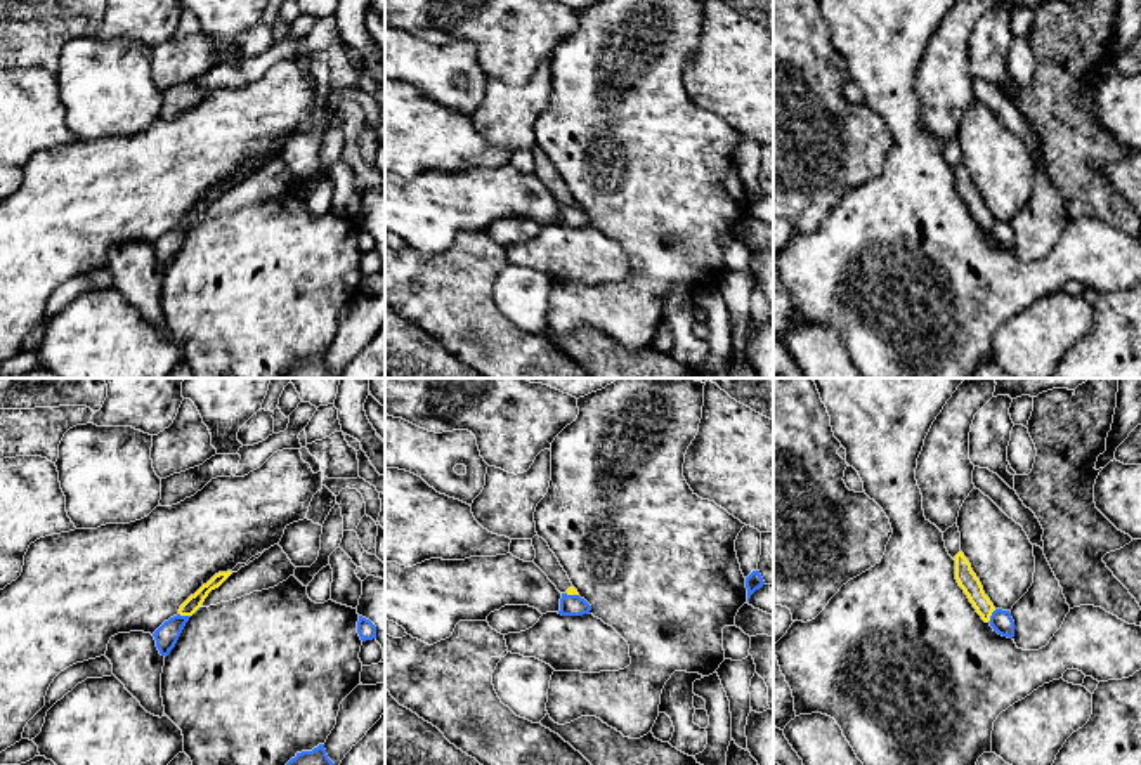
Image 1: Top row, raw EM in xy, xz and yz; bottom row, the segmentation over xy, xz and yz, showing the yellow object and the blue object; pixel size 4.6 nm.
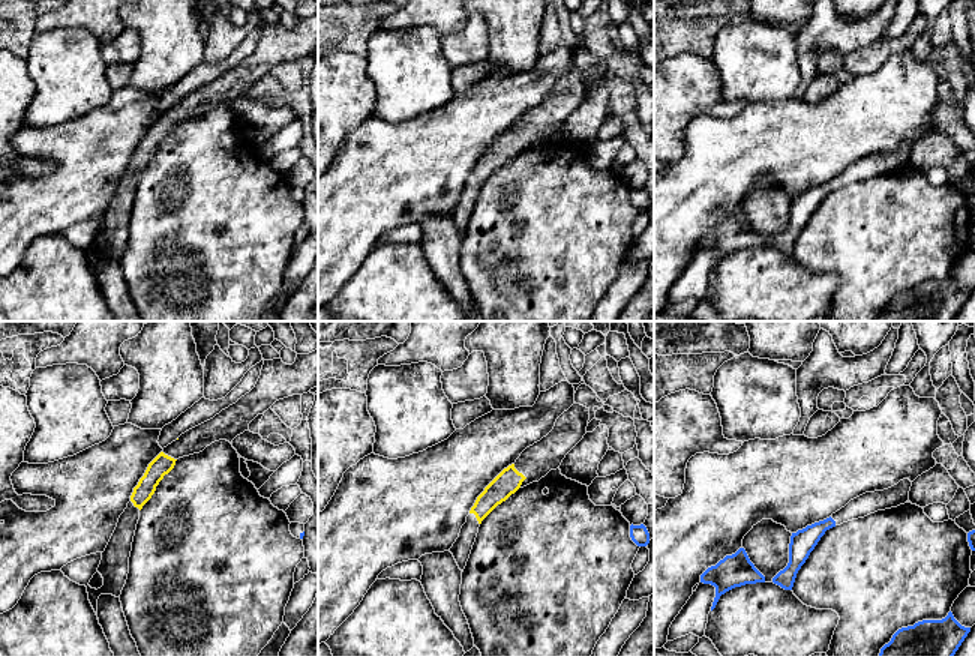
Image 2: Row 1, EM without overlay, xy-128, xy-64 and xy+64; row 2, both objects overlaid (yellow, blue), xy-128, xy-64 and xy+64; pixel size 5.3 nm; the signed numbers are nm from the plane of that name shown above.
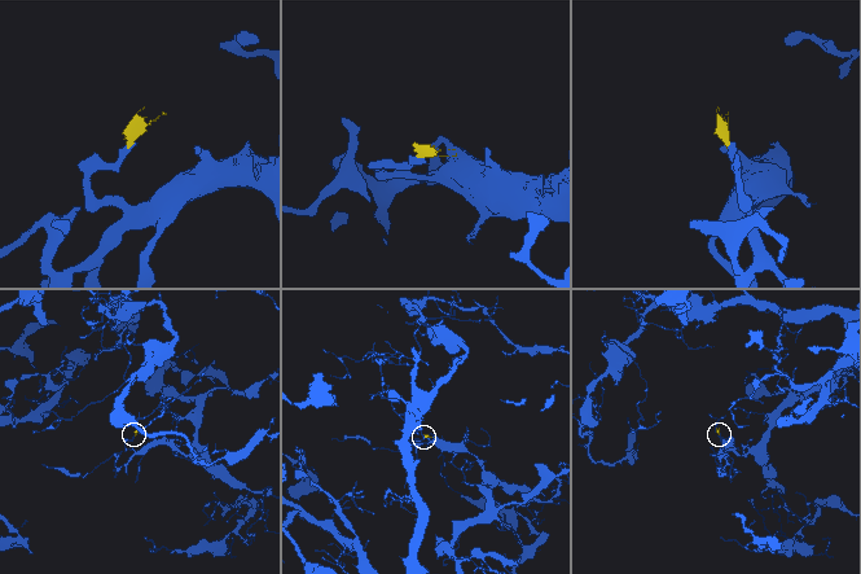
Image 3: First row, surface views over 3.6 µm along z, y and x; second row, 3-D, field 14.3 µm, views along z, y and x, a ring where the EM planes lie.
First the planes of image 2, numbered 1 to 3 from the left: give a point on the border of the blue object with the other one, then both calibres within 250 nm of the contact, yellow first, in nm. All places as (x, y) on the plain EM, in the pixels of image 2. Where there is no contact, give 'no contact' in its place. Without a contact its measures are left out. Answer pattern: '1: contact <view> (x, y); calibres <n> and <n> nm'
1: no contact
2: no contact
3: no contact

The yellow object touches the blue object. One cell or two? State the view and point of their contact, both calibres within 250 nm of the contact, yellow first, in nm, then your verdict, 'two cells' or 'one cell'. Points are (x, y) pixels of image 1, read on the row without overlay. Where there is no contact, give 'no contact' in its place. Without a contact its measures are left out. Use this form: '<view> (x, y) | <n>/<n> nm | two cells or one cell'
yz (991, 226) | 90/100 nm | two cells

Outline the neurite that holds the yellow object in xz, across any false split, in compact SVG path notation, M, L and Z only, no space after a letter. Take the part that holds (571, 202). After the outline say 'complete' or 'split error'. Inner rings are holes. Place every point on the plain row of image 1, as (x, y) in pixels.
M536 146L532 149L532 158L536 161L534 175L548 187L557 201L567 206L579 206L548 154Z; split error

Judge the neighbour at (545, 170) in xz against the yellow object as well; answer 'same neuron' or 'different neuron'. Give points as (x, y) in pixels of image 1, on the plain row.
same neuron

